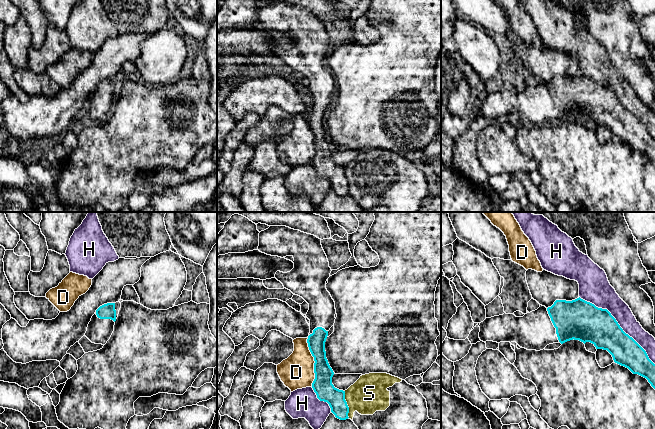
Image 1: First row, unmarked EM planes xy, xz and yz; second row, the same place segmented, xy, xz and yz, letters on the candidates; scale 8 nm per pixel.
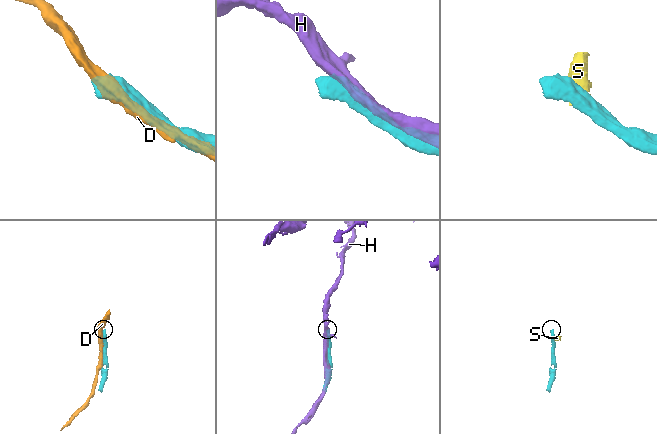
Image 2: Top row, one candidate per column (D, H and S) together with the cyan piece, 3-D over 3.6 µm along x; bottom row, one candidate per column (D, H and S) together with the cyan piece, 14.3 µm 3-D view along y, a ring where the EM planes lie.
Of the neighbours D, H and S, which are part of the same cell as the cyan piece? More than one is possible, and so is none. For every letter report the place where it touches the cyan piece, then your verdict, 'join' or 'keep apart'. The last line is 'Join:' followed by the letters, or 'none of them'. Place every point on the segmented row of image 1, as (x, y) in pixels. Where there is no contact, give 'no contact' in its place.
D: meets cyan in xz at (315, 362); keep apart
H: meets cyan in yz at (618, 324); keep apart
S: meets cyan in xz at (346, 404); keep apart
Join: none of them

